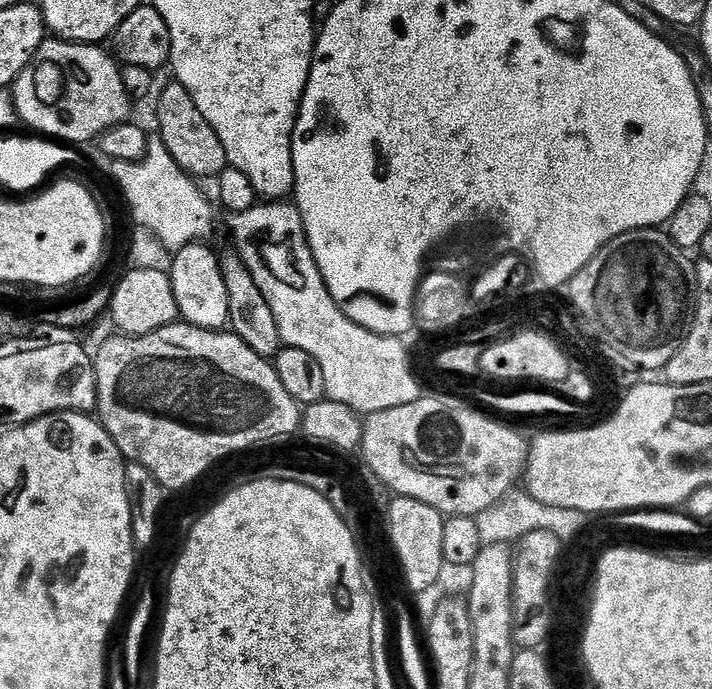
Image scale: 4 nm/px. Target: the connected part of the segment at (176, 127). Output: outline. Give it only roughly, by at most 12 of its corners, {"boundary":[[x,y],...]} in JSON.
{"boundary":[[175,80],[158,98],[158,133],[179,168],[215,179],[222,142]]}

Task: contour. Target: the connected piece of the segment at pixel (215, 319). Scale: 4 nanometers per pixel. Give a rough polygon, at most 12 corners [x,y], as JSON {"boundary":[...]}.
{"boundary":[[197,242],[172,257],[181,319],[229,325],[221,259]]}

